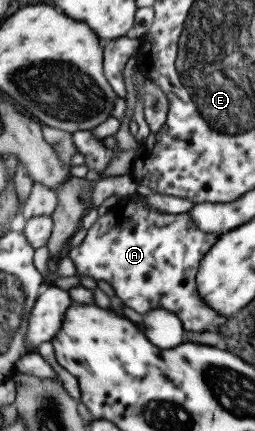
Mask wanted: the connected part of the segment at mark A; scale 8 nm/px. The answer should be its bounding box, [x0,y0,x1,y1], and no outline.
[66,192,219,333]

